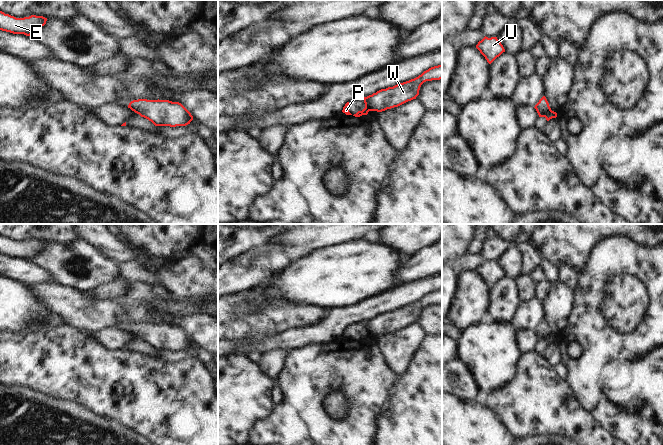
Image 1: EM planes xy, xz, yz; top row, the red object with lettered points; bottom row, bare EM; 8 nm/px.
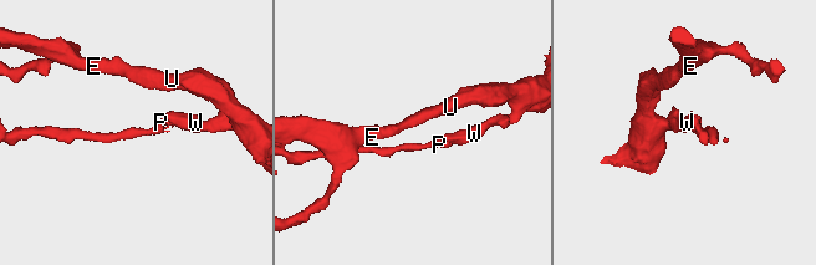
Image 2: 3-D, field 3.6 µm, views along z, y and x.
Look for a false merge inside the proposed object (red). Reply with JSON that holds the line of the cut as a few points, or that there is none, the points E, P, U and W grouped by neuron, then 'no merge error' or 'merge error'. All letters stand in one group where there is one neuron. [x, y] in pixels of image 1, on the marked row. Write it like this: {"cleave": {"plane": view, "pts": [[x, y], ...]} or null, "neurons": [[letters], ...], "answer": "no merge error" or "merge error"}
{"cleave": {"plane": "xz", "pts": [[364, 97], [369, 110]]}, "neurons": [["E", "U", "W"], ["P"]], "answer": "merge error"}

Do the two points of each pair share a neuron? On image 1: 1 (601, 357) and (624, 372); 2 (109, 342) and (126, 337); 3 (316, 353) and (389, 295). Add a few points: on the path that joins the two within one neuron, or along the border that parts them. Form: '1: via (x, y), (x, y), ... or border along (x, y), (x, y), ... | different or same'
1: border along (633, 359), (608, 363), (598, 383) | different
2: via (113, 338), (122, 337) | same
3: border along (341, 335), (315, 345) | different

